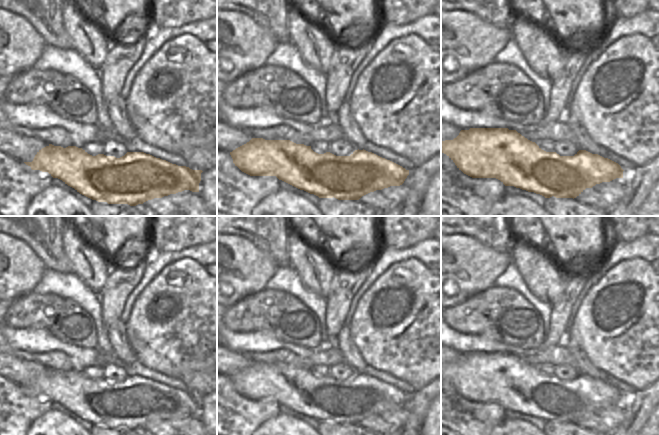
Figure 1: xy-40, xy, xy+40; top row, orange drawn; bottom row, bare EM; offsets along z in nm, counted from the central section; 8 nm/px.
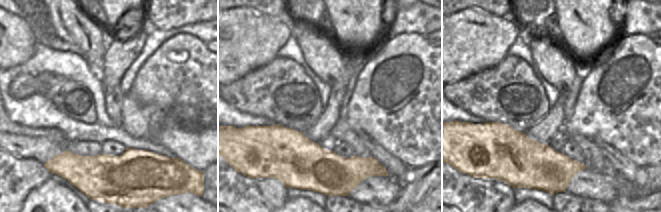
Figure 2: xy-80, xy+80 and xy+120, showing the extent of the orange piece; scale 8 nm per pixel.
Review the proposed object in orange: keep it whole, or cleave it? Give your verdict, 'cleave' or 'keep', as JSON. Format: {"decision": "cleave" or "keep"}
{"decision": "cleave"}

